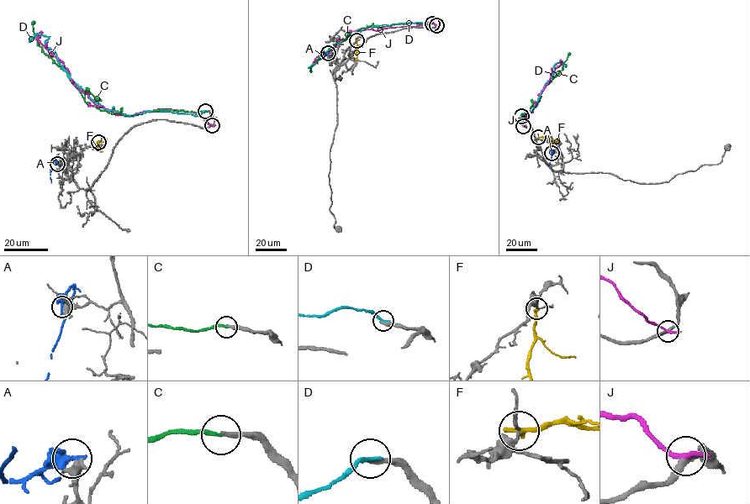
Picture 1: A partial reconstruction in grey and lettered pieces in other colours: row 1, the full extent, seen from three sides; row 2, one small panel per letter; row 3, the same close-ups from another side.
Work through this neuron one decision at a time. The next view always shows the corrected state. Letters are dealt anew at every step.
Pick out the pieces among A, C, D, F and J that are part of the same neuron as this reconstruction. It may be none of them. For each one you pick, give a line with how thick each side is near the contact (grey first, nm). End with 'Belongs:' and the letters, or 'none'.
Belongs: none

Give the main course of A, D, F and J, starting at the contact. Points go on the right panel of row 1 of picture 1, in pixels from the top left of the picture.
A: (551, 153), (549, 165)
D: (521, 115), (520, 118), (522, 115), (524, 118), (538, 100), (554, 65), (562, 62), (566, 67)
F: (538, 137), (558, 141)
J: (523, 125), (520, 119), (525, 114), (528, 119), (527, 115), (532, 111), (539, 95), (561, 60)

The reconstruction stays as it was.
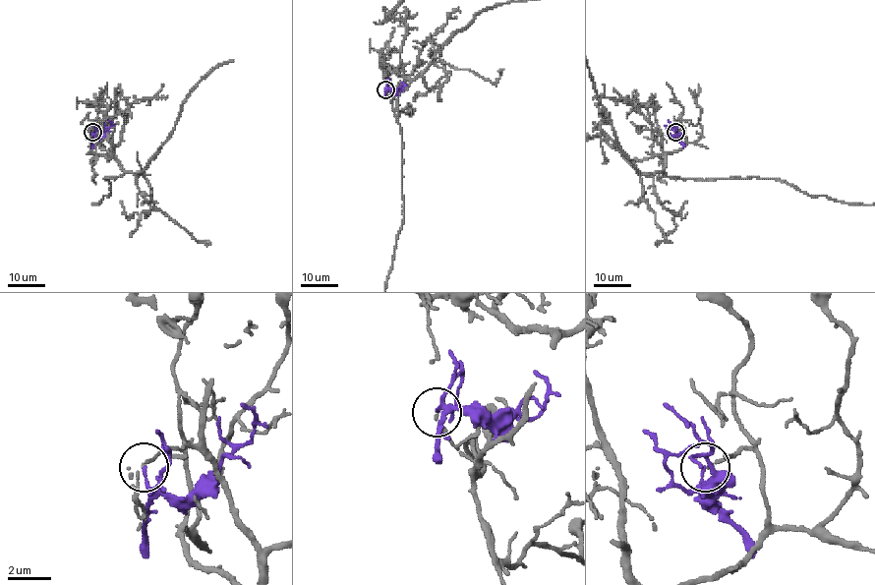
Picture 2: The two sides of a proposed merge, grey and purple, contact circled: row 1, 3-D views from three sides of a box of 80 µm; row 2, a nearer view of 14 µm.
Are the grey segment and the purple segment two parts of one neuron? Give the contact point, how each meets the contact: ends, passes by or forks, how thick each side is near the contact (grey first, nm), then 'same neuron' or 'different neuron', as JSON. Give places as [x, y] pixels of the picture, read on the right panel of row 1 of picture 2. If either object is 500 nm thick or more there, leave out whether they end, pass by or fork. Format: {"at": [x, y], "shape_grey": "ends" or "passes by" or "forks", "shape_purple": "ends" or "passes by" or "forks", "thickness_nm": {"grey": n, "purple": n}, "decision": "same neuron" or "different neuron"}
{"at": [675, 132], "shape_grey": "ends", "shape_purple": "ends", "thickness_nm": {"grey": 120, "purple": 120}, "decision": "different neuron"}

